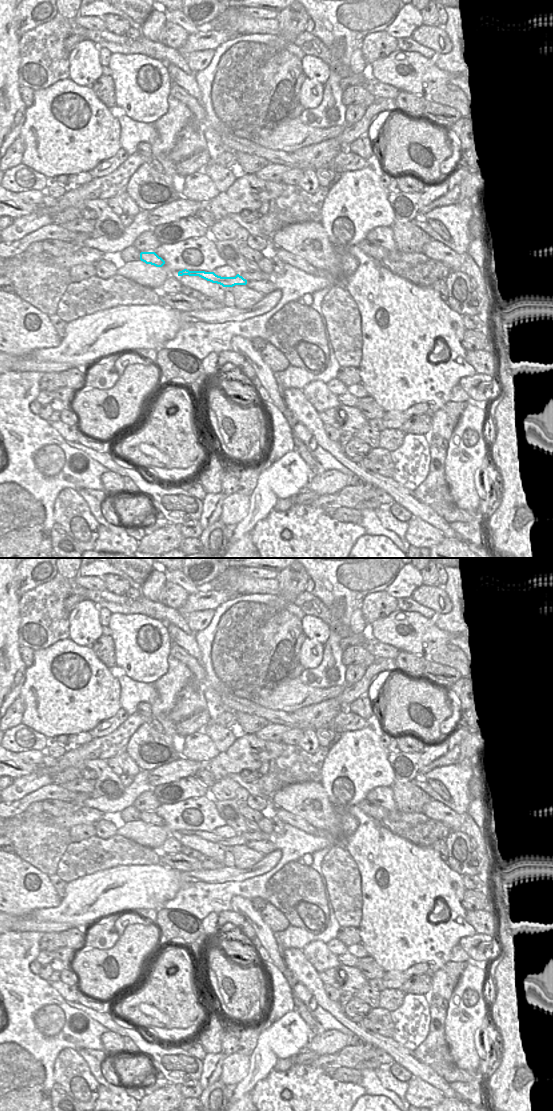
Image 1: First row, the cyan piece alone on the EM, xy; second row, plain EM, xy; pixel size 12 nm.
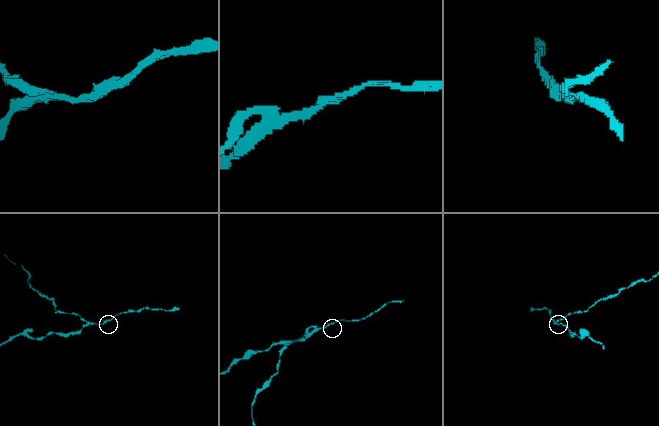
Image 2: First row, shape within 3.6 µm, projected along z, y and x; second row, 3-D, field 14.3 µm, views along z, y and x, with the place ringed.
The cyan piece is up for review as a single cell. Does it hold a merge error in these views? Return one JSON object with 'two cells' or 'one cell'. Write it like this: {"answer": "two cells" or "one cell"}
{"answer": "two cells"}

